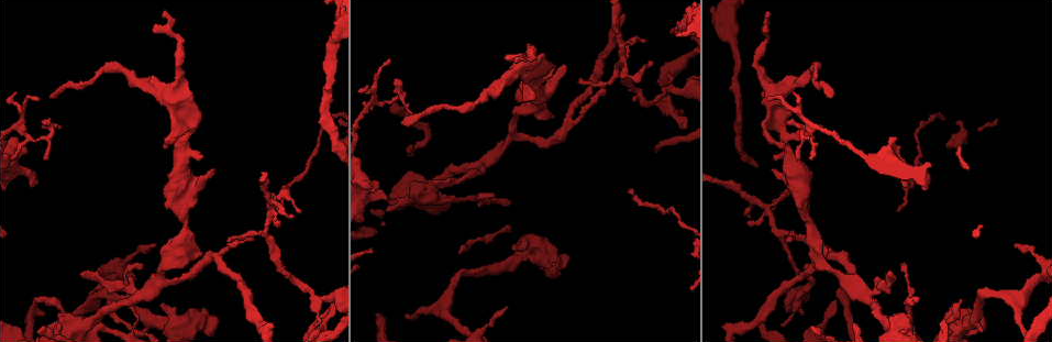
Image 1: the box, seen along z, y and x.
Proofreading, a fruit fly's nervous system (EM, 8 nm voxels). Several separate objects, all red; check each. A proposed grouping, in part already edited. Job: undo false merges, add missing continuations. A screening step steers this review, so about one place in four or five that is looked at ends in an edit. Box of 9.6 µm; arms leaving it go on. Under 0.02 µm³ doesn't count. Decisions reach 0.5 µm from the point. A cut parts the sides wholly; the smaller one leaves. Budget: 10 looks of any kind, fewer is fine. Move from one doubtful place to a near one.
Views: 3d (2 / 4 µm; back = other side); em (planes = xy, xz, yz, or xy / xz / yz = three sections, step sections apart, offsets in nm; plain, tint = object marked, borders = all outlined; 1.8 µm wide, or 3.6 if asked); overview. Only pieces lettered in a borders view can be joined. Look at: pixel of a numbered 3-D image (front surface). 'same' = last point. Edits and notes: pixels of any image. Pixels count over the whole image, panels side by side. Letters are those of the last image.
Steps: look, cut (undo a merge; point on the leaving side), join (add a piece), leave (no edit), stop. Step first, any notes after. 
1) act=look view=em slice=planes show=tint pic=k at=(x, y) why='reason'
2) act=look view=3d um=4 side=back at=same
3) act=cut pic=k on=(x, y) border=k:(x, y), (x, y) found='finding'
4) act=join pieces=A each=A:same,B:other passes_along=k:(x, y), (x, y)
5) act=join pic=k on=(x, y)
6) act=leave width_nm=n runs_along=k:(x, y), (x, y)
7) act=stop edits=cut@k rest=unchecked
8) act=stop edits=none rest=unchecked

act=look view=3d um=2 pic=1 at=(323, 298) why='calibre changes'

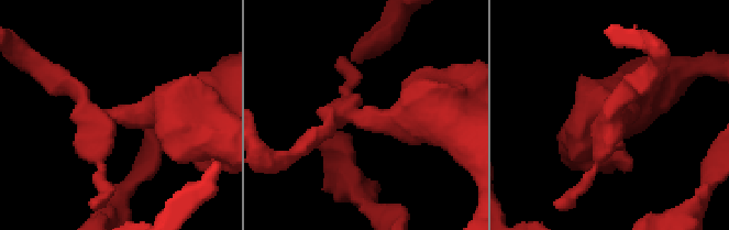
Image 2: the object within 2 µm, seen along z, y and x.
act=look view=em um=3.6 slice=xy step=4 show=tint pic=2 at=(608, 114)

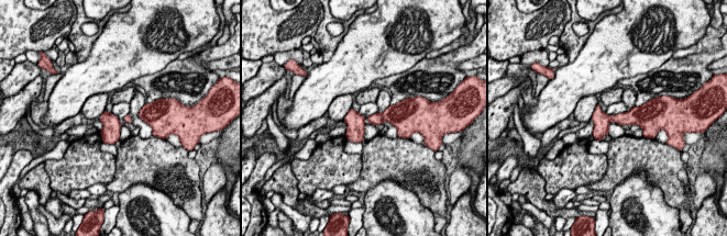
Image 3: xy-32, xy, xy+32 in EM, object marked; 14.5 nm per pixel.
act=look view=em um=3.6 slice=planes show=borders at=same

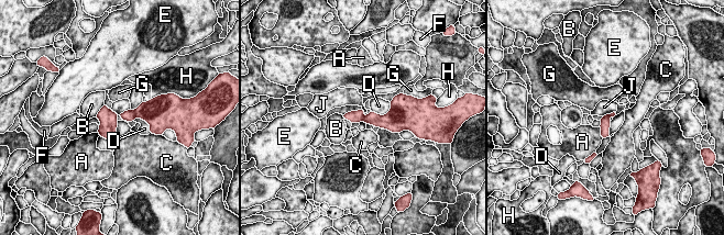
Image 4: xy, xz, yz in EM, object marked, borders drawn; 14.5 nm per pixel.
act=leave each=A:other,B:other,C:other,D:other,E:other,F:other,G:other,H:other,J:other border=4:(110, 109), (118, 114), (129, 110) found='continuous, no second neuron'

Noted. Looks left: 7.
act=look view=3d um=4 pic=1 at=(46, 139) why='abrupt turn'

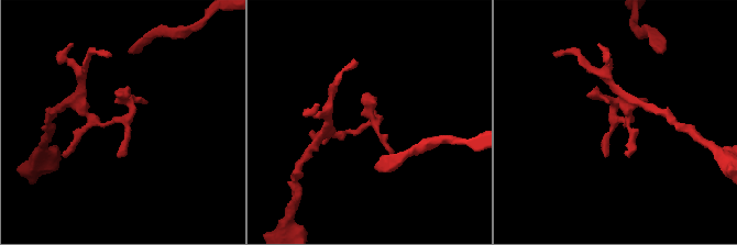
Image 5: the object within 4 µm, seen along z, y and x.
act=look view=em slice=planes show=borders pic=5 at=(617, 120)

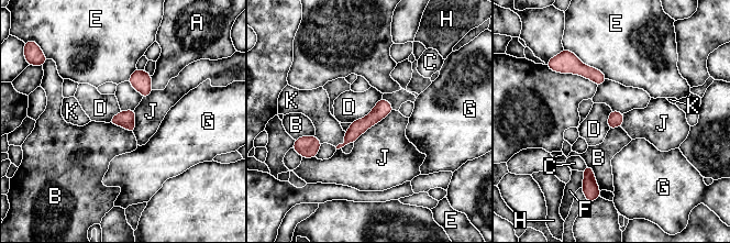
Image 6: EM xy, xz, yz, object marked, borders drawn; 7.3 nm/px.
act=leave each=A:other,B:other,C:other,D:other,E:other,F:other,G:other,H:other,J:other,K:other border=6:(394, 110), (369, 126), (353, 142) found='all the same neuron'

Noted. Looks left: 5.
act=look view=3d um=4 pic=1 at=(388, 201) why='free end'

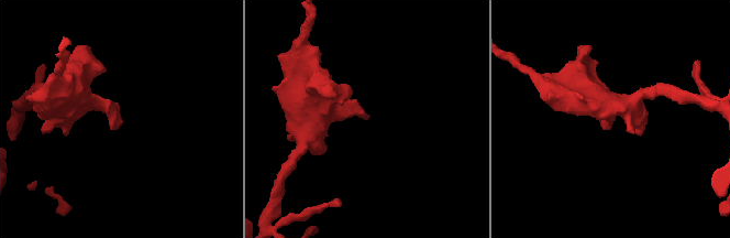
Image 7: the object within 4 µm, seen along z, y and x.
act=look view=em slice=planes show=borders pic=7 at=(363, 117)

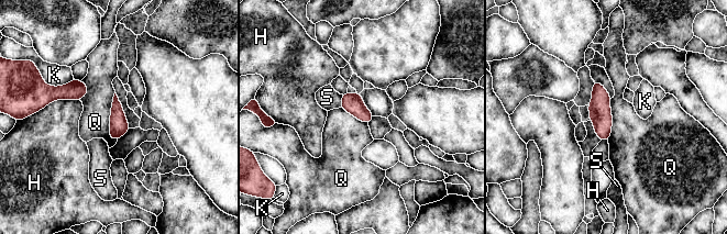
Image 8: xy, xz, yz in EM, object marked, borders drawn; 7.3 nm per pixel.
act=leave width_nm=140 each=H:other,K:other,Q:other,S:other found='no lettered piece goes on from it'

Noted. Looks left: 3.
act=look view=em um=3.6 slice=planes show=tint pic=1 at=(450, 199) why='sharp bend'

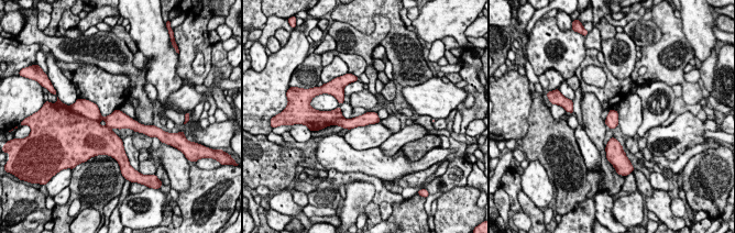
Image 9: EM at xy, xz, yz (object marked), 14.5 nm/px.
act=look view=em um=3.6 slice=planes show=borders at=same why='what lies round it'

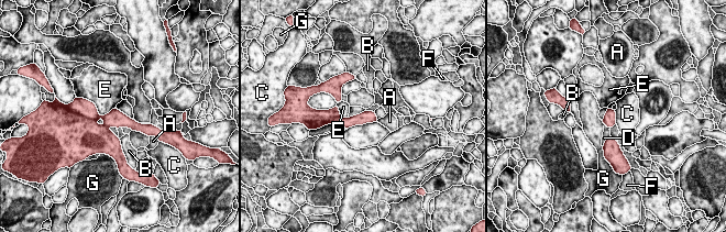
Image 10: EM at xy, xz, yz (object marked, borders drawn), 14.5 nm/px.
act=cut pic=10 on=(84, 107) each=A:other,B:other,C:other,D:other,E:other,F:other,G:other border=10:(79, 113), (97, 120) found='a second neuron is stuck on'

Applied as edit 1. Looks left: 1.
act=stop edits=cut@10 rest=unchecked

